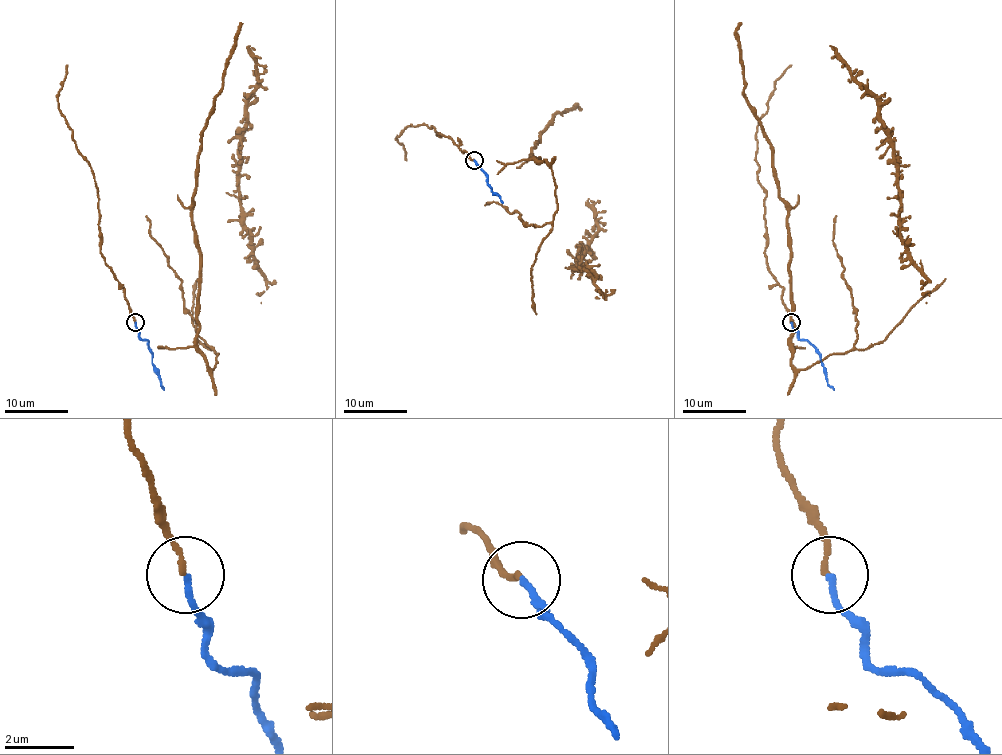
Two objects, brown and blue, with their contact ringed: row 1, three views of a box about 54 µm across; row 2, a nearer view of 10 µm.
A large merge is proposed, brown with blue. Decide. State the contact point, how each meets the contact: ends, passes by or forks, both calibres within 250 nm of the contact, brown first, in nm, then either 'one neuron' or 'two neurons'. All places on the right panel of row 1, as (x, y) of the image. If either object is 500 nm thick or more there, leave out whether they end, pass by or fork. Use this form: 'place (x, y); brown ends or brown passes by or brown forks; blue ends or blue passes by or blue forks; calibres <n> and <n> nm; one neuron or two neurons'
place (791, 322); brown ends; blue ends; calibres 150 and 180 nm; two neurons

